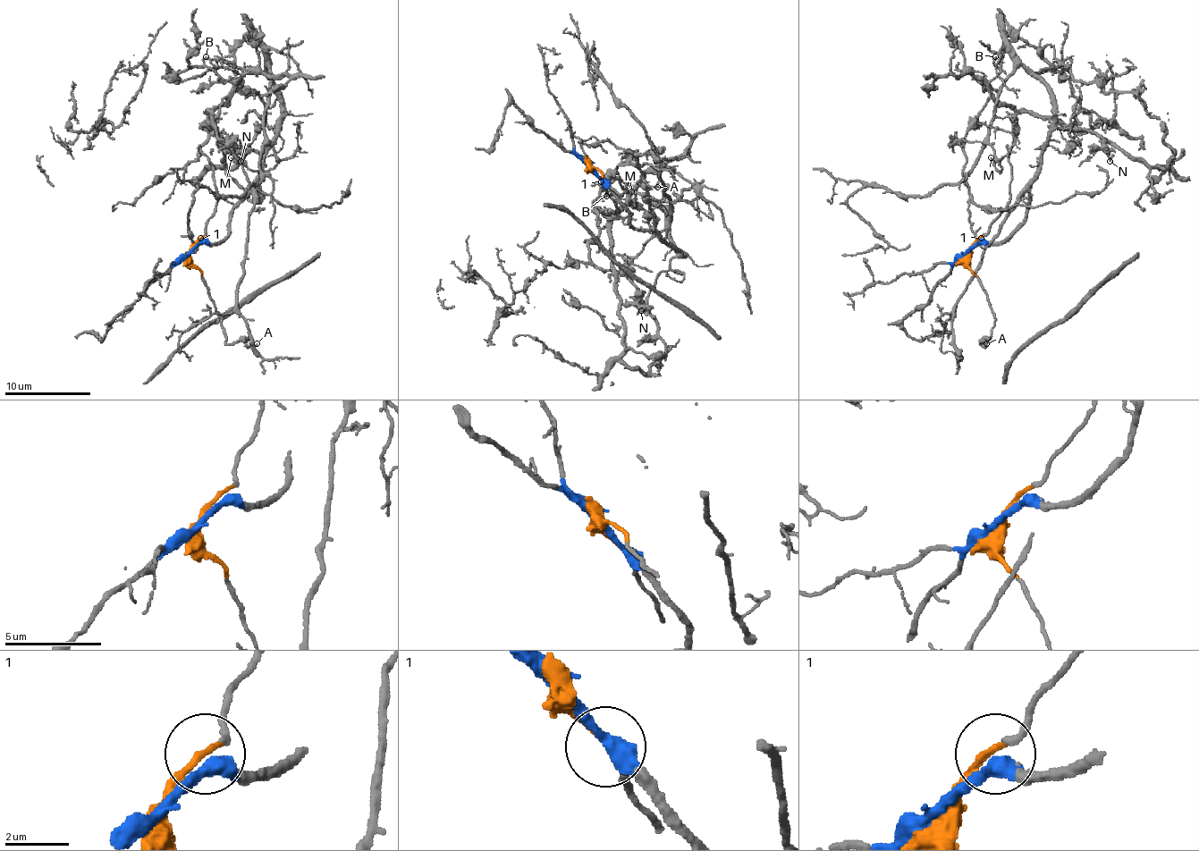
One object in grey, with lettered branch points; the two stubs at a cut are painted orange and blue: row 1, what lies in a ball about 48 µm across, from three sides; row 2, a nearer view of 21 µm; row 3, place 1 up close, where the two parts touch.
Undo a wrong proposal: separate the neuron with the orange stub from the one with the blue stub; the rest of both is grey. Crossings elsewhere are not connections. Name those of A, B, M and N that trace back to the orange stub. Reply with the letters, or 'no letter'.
A, B, N

